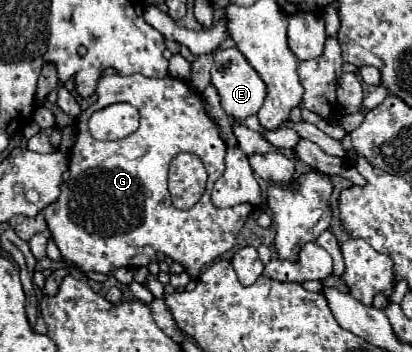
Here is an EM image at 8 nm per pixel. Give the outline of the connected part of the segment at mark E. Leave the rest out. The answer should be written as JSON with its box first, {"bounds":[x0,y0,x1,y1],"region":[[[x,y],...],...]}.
{"bounds":[211,48,265,118],"region":[[[227,48],[219,50],[211,68],[211,84],[219,90],[221,96],[221,106],[231,118],[247,118],[259,112],[265,100],[265,82],[261,76],[253,70],[253,66],[245,60],[245,56],[237,48]]]}

